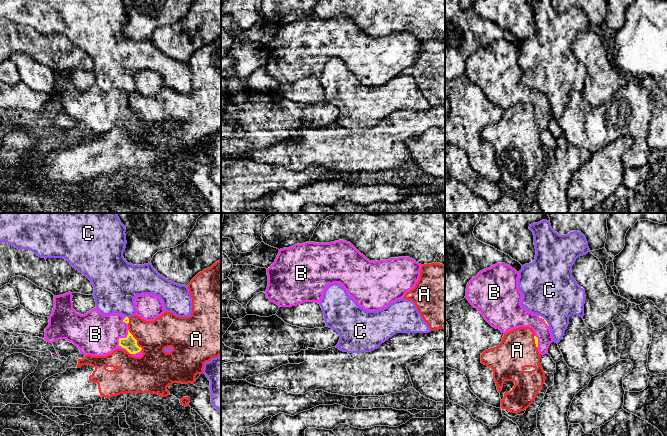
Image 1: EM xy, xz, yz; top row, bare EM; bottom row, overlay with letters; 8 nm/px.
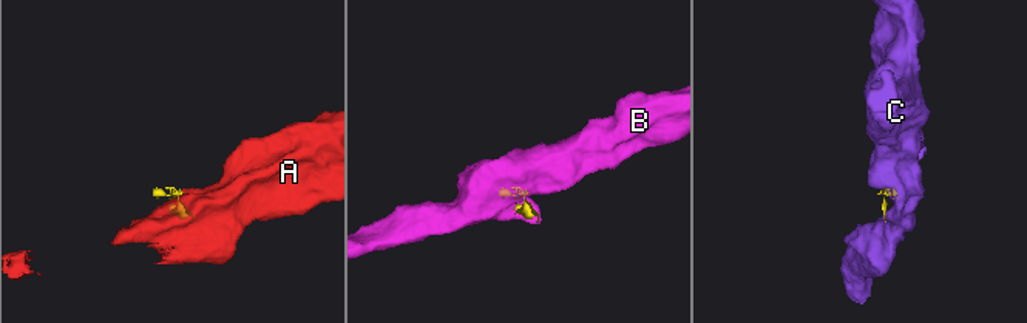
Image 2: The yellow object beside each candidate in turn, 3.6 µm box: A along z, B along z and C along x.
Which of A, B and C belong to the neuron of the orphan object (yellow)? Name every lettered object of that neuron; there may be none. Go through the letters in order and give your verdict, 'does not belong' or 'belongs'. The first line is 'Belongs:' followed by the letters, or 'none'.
Belongs: B
A: does not belong
B: belongs
C: does not belong

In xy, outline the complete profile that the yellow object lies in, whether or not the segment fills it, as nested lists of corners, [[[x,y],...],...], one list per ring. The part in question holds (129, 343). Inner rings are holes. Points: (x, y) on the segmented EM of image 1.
[[[71,292],[54,296],[45,341],[53,344],[66,339],[85,355],[106,356],[116,349],[123,349],[132,356],[142,356],[142,348],[129,332],[128,317],[117,313],[103,315],[97,308],[81,315],[73,309],[72,298]]]

